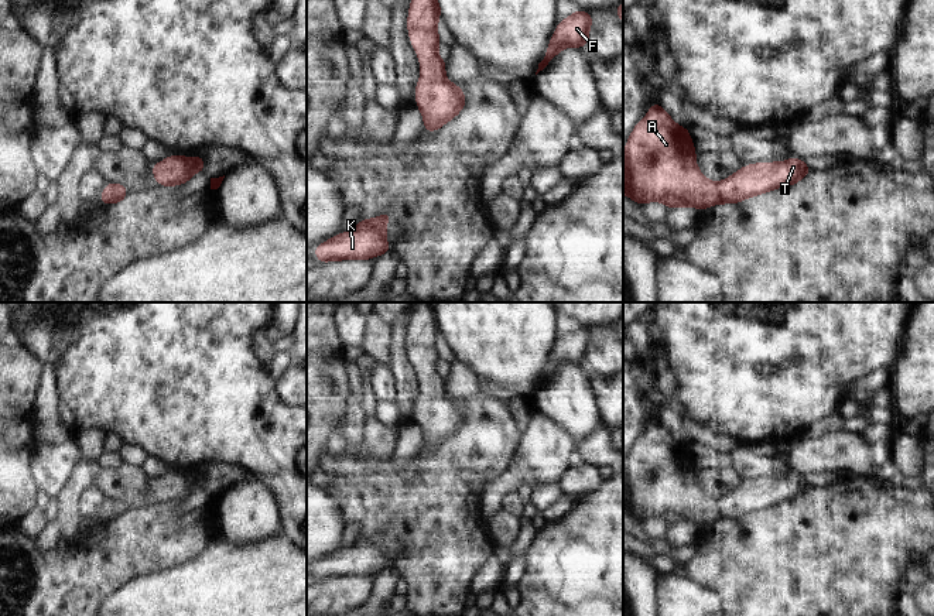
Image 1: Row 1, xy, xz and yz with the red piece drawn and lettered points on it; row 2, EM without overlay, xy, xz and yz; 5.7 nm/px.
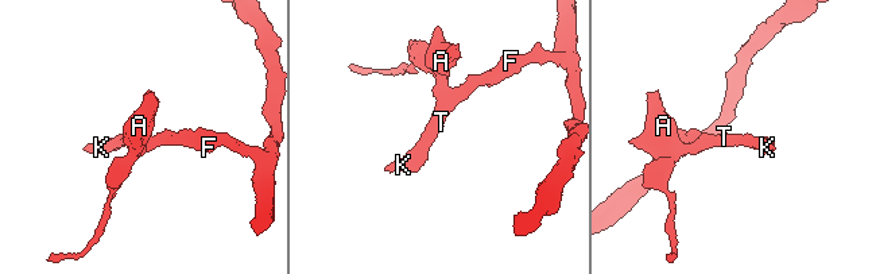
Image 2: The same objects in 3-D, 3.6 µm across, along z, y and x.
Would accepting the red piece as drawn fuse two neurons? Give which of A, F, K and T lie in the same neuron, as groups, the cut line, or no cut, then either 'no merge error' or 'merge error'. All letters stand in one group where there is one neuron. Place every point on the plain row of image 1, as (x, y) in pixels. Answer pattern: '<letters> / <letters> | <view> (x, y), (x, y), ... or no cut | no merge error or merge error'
A F K T | no cut | no merge error

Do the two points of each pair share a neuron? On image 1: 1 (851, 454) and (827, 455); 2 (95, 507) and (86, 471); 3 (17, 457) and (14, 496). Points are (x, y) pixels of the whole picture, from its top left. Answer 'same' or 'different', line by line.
1: same
2: different
3: same

